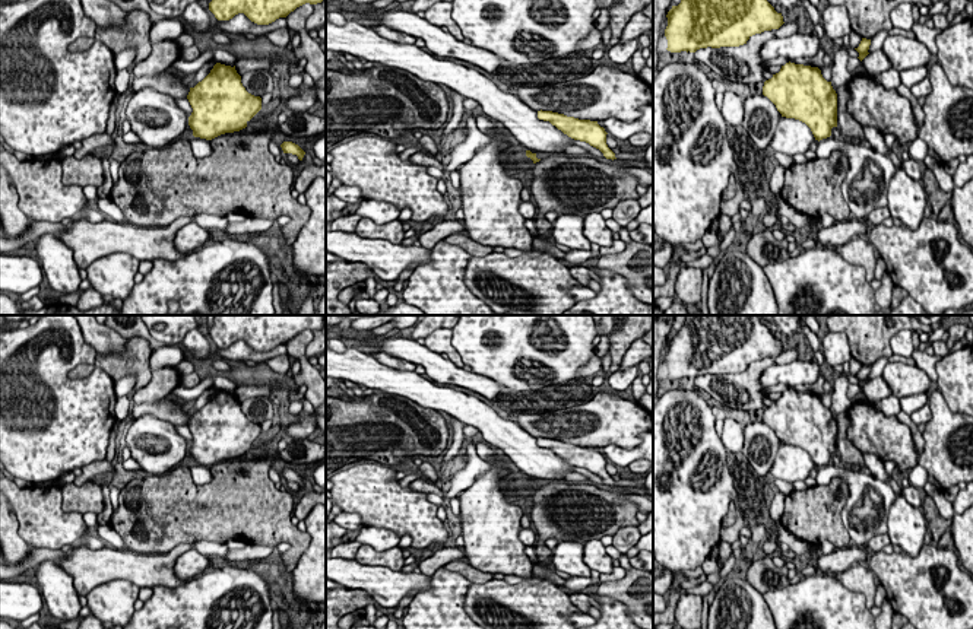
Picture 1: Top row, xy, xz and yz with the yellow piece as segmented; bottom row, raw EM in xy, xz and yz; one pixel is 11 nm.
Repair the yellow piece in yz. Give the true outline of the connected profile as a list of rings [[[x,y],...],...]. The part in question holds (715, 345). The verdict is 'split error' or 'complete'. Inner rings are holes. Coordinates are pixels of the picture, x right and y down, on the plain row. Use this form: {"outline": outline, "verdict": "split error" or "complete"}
{"outline": [[[687,315],[681,330],[672,333],[666,344],[666,377],[671,379],[739,374],[752,362],[779,356],[785,350],[782,340],[777,340],[757,315]]], "verdict": "complete"}

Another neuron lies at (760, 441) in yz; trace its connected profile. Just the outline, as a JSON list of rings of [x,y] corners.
[[[755,419],[744,422],[744,448],[741,452],[758,476],[768,479],[780,445],[782,441],[767,423]]]

